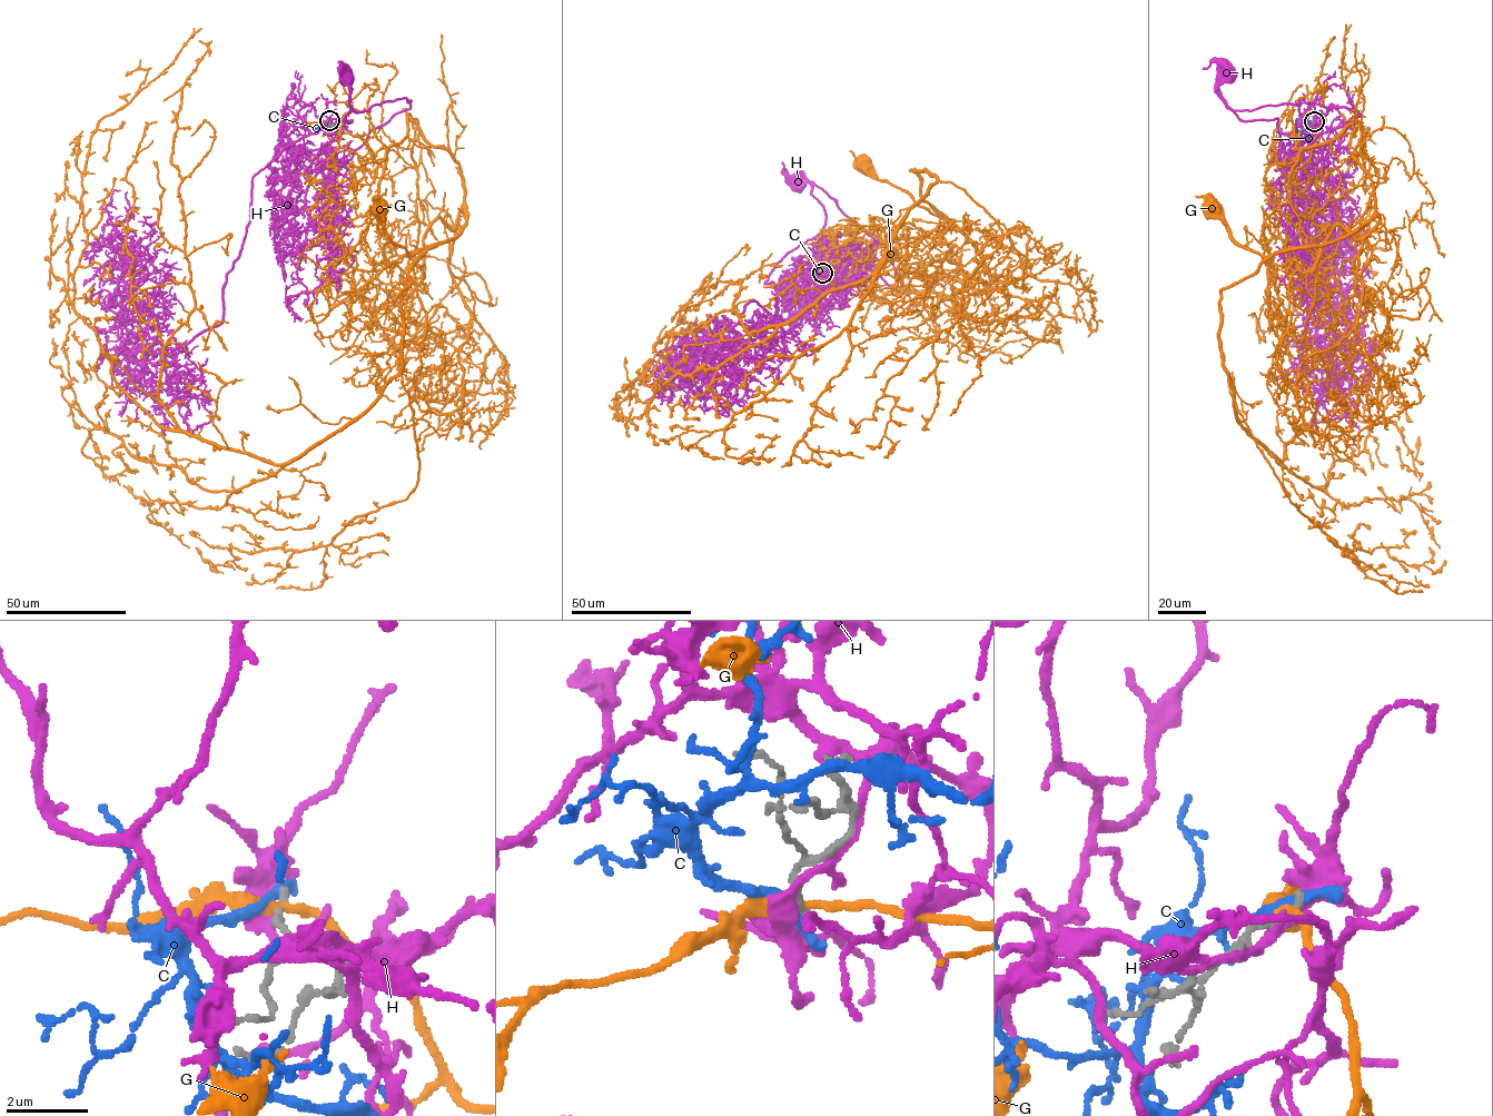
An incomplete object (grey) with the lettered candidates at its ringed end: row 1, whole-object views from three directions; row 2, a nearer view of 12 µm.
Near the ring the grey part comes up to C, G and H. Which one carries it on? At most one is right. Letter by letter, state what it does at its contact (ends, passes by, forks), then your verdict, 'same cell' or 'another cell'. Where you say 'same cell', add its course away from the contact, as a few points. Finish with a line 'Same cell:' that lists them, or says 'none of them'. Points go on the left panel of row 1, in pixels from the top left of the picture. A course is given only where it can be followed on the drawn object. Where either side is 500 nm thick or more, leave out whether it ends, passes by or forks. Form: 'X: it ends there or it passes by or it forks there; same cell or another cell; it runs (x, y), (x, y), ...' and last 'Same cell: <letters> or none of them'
C: it ends there; another cell
G: it passes by; another cell
H: it passes by; another cell
Same cell: none of them

